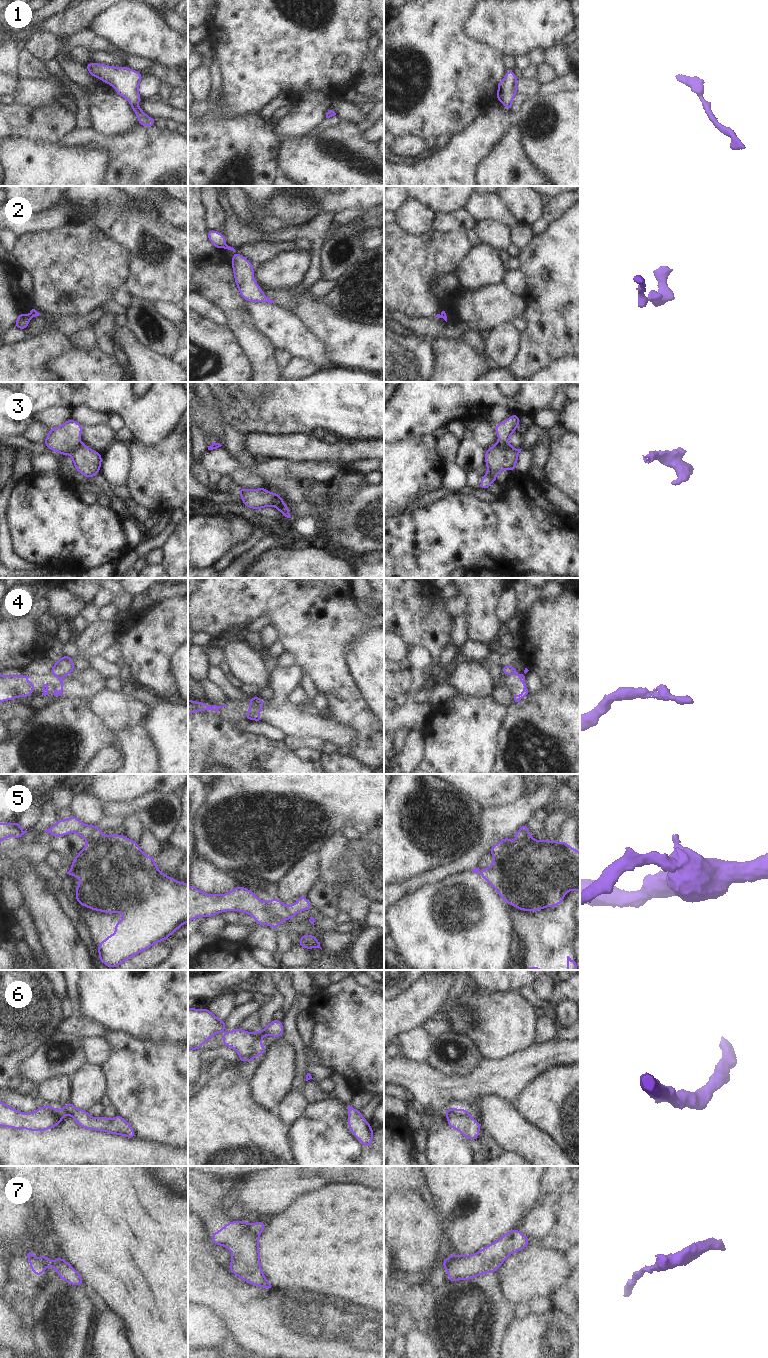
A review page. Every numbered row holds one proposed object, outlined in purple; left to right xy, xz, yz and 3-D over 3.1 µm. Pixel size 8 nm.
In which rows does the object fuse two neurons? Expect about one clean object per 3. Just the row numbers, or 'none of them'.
2, 3, 4, 5, 6, 7

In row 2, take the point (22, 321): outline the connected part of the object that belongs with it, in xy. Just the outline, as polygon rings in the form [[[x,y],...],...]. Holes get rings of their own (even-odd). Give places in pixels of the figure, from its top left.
[[[22,312],[19,313],[14,326],[18,329],[22,329],[25,330],[27,329],[28,325],[29,325],[29,317],[28,315],[23,314]]]

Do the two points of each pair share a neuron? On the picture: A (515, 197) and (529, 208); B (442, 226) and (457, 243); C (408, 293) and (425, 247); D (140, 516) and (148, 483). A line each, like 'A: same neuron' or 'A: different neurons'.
A: same neuron
B: different neurons
C: same neuron
D: different neurons

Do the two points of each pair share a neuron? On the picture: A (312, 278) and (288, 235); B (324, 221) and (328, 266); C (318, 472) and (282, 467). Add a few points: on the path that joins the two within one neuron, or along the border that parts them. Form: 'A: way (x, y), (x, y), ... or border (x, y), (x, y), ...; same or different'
A: way (315, 262), (315, 241), (307, 233), (304, 233); same
B: border (324, 240), (322, 244); different
C: way (309, 471), (291, 468); same

